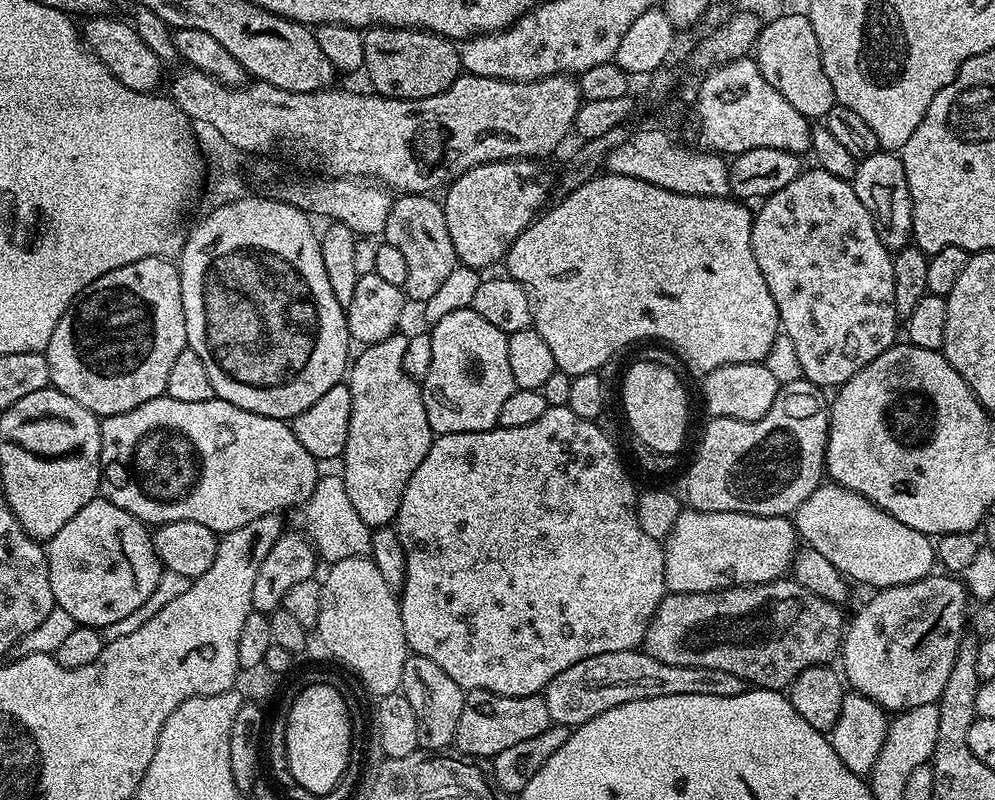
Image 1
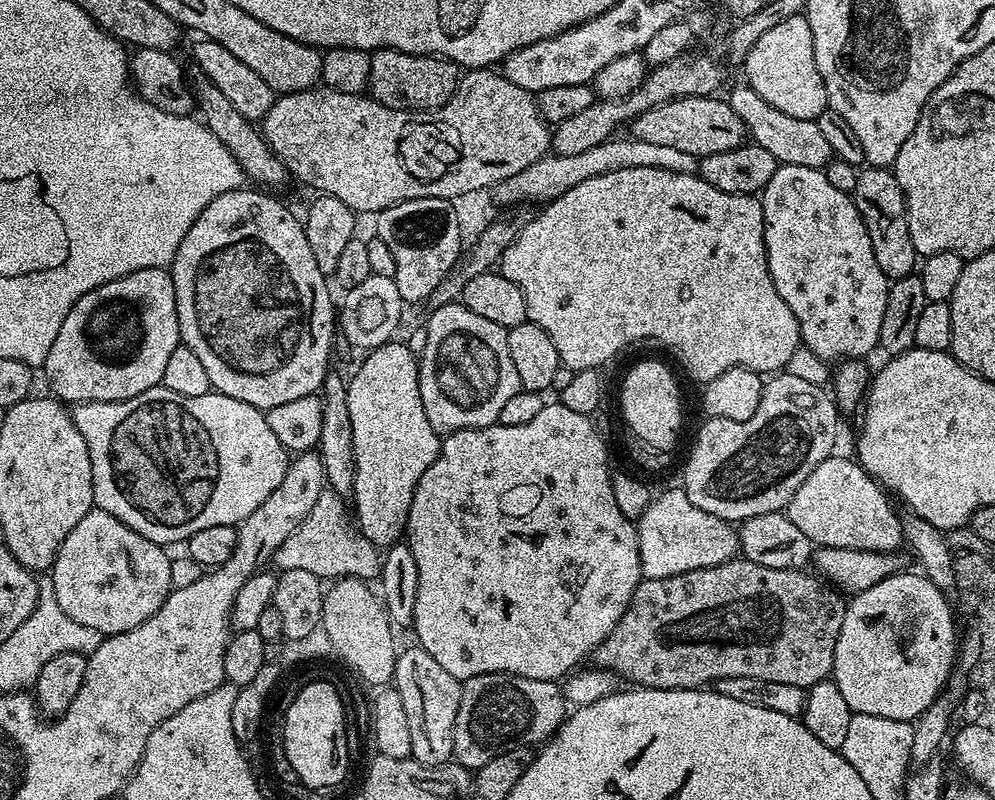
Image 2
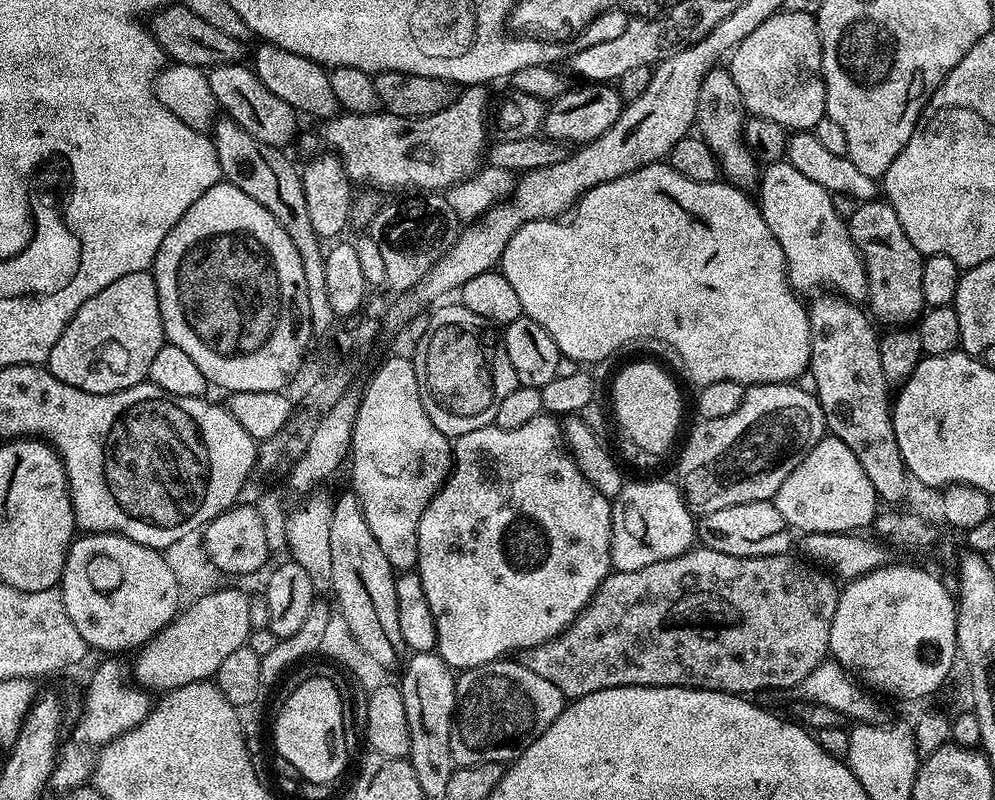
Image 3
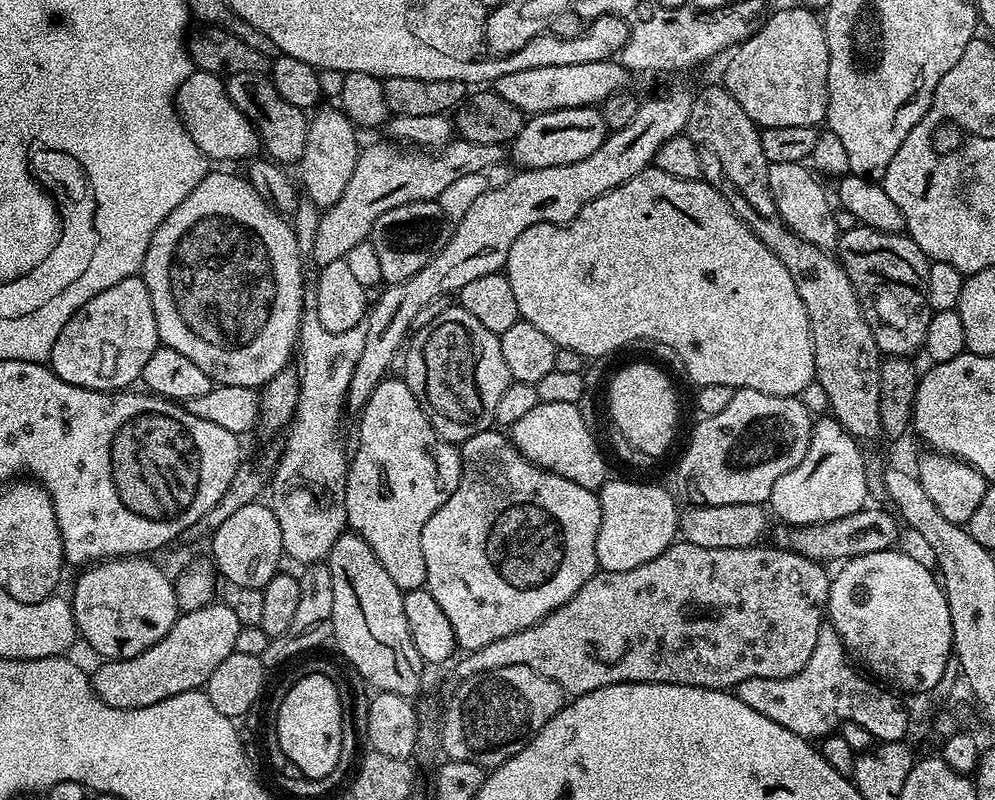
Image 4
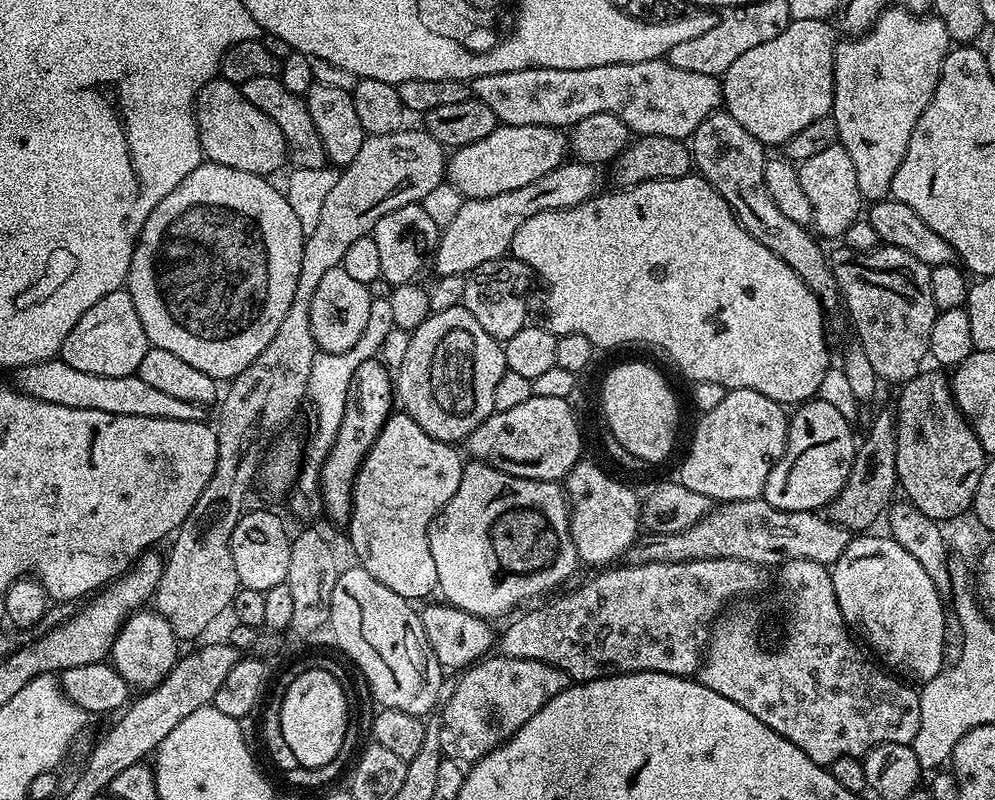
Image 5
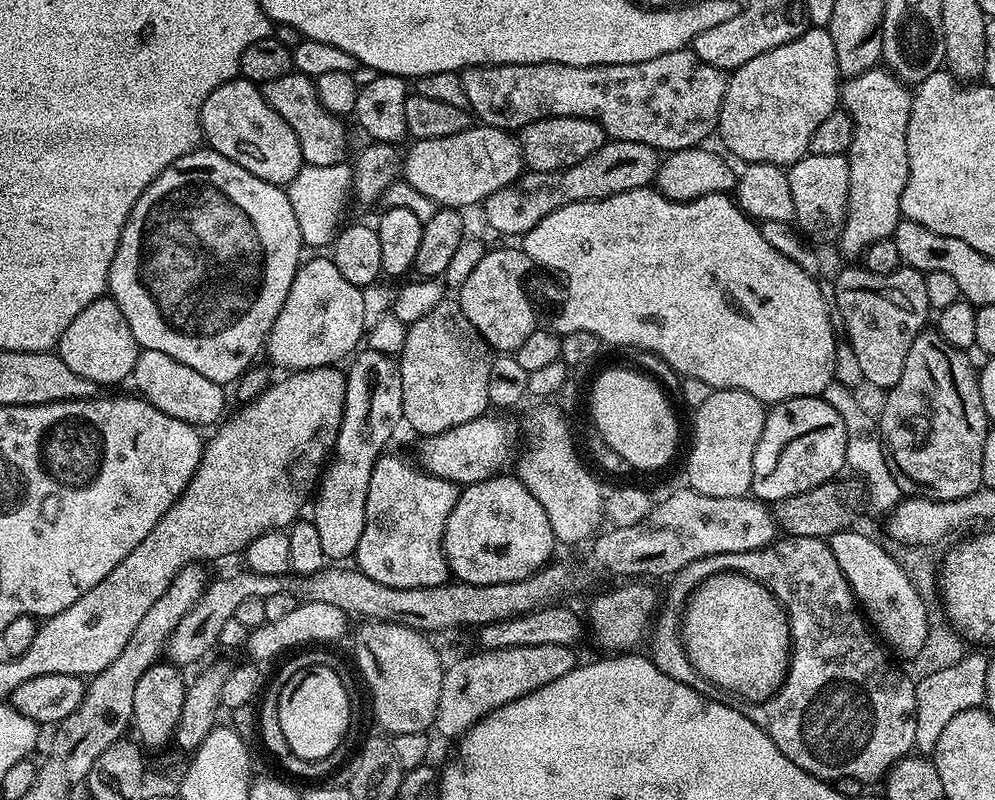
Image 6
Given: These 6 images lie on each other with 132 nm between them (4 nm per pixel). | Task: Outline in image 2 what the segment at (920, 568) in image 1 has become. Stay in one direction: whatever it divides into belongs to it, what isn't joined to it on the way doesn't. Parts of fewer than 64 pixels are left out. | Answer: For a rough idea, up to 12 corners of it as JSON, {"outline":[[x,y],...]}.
{"outline":[[826,457],[790,522],[821,548],[895,553],[889,495],[859,462]]}

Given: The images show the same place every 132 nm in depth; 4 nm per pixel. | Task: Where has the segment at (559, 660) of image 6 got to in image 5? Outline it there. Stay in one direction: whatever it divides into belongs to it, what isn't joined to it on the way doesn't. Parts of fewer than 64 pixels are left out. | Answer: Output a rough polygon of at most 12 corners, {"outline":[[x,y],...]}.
{"outline":[[546,662],[471,665],[438,716],[447,759],[478,761],[570,683]]}

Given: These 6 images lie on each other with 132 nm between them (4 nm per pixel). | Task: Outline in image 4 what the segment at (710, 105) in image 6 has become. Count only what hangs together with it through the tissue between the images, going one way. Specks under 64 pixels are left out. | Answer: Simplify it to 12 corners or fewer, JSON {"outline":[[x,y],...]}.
{"outline":[[615,59],[514,70],[494,91],[529,117],[603,105],[629,87]]}

